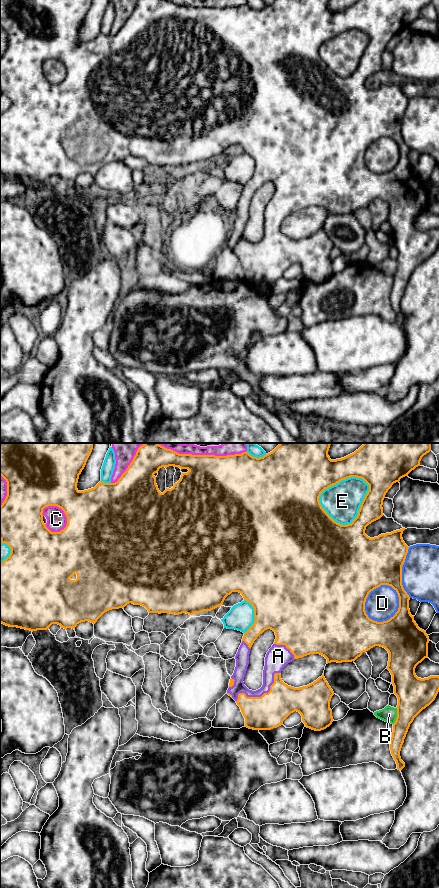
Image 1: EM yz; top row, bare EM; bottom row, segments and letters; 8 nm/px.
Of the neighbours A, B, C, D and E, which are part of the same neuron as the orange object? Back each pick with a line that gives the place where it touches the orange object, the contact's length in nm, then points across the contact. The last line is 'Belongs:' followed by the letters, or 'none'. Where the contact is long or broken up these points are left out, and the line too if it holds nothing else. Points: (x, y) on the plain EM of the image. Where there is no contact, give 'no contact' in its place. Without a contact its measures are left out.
A: yz (261, 248) | 420 nm
Belongs: A

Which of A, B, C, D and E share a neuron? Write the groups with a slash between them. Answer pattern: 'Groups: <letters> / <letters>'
Groups: A / B / C / D / E

